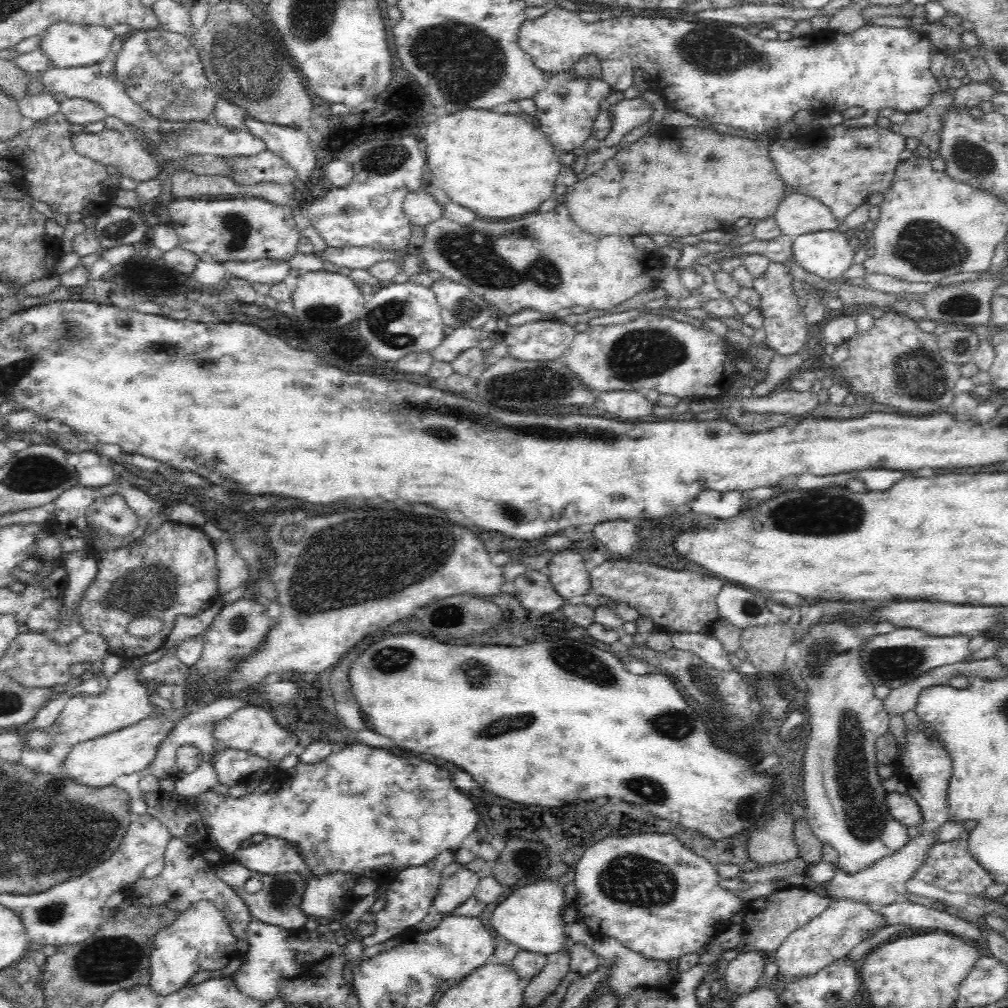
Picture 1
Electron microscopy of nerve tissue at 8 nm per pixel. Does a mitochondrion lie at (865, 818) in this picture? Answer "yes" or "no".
yes

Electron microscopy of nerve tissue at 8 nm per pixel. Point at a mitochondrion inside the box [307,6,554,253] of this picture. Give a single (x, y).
(467, 63)

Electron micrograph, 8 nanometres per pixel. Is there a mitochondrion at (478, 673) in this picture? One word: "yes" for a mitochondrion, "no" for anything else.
yes

